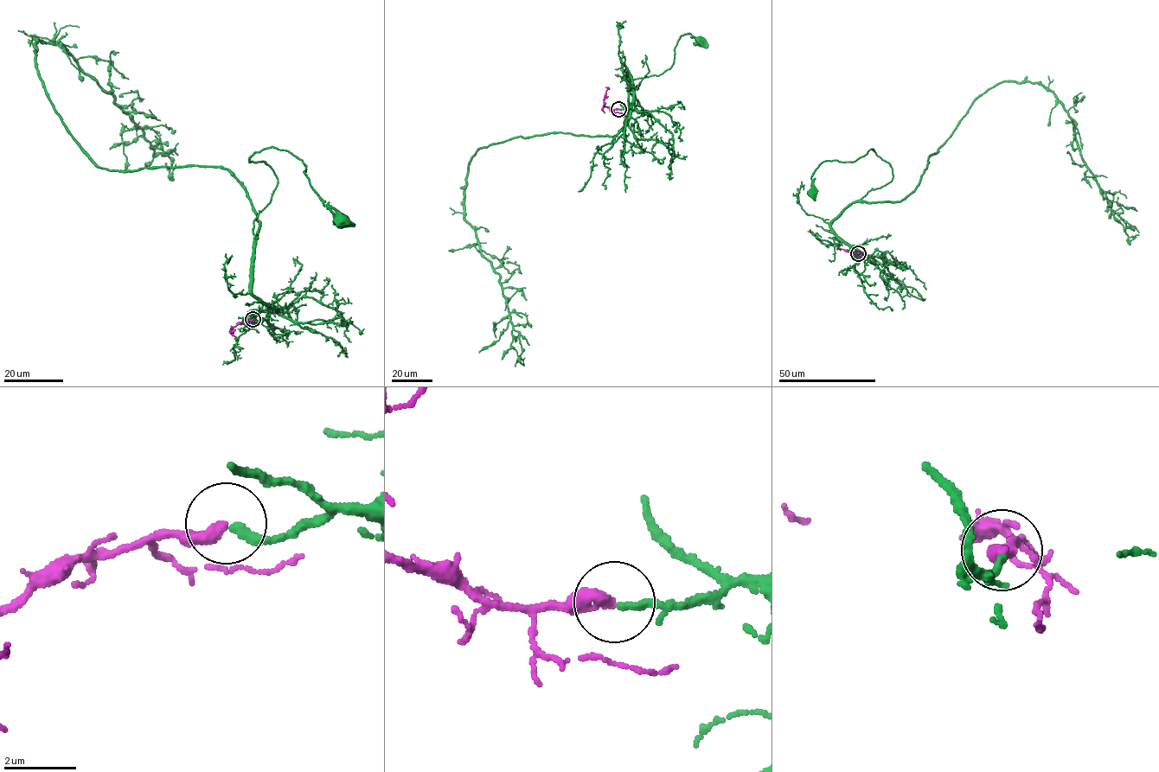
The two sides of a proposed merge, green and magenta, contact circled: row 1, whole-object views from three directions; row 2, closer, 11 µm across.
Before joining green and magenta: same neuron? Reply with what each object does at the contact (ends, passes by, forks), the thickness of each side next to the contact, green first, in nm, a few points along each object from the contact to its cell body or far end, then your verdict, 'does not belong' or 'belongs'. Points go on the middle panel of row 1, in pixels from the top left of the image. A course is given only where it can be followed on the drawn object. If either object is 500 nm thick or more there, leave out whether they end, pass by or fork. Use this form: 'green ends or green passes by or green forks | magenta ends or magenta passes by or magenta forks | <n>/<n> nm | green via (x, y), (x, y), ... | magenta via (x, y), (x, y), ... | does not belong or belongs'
green ends | magenta ends | 240/320 nm | green via (618, 109), (631, 104), (627, 70), (628, 92), (643, 110), (630, 81), (670, 67), (684, 34), (701, 41) | magenta via (618, 109), (605, 105), (608, 87), (605, 87) | belongs

